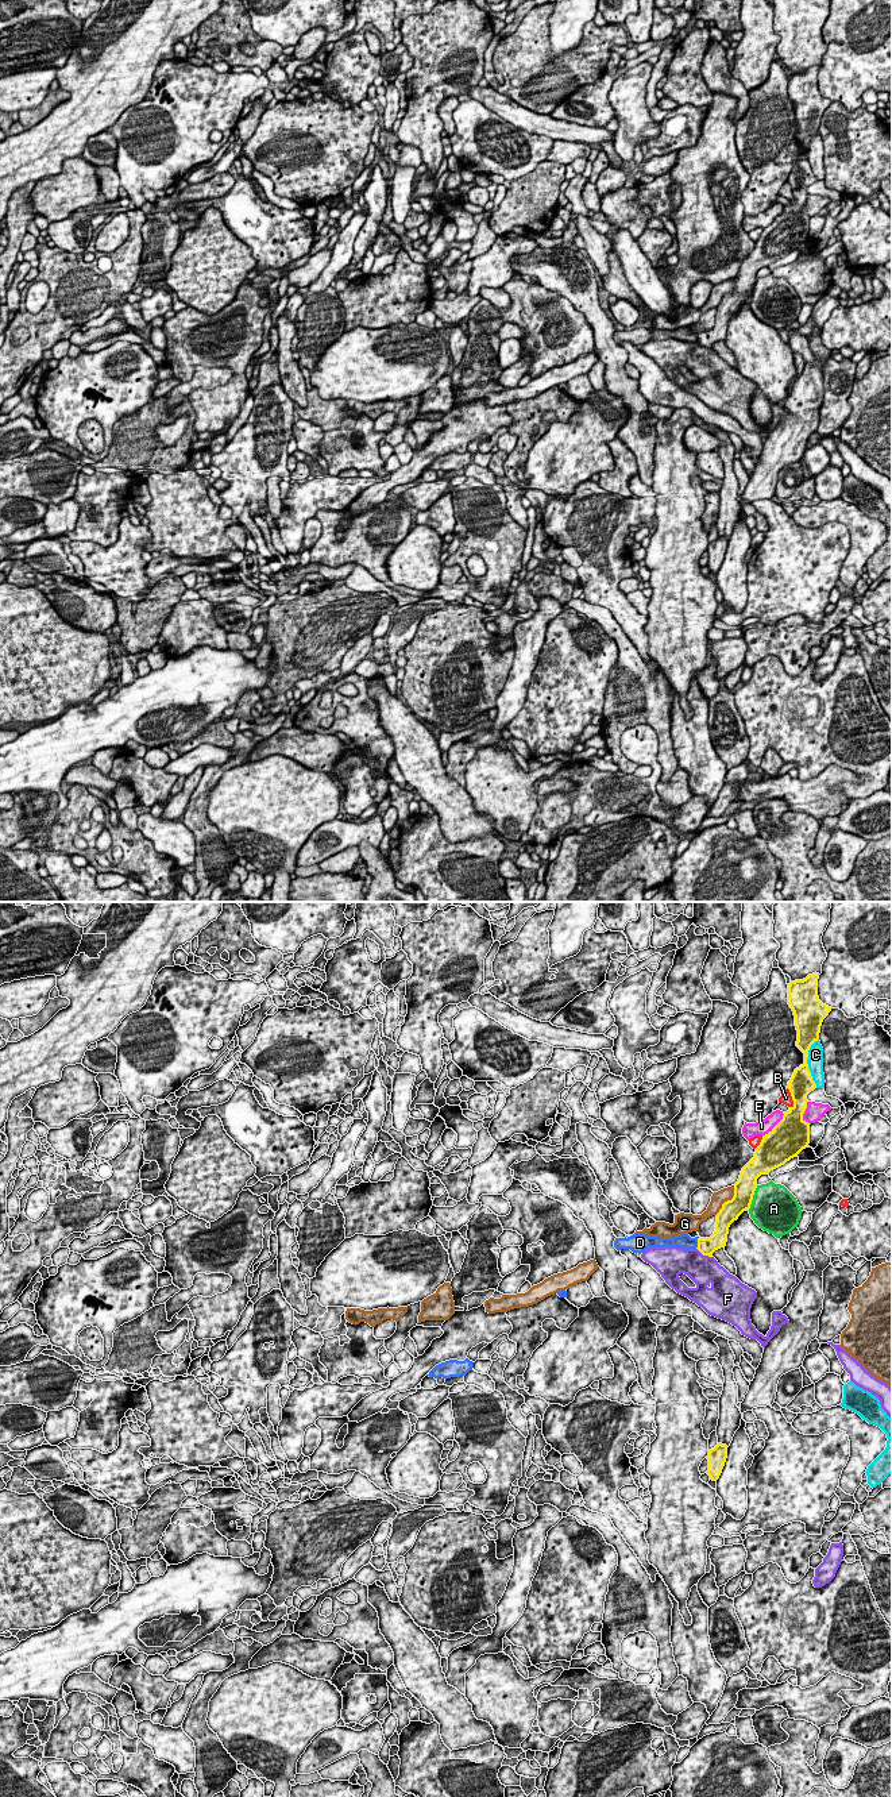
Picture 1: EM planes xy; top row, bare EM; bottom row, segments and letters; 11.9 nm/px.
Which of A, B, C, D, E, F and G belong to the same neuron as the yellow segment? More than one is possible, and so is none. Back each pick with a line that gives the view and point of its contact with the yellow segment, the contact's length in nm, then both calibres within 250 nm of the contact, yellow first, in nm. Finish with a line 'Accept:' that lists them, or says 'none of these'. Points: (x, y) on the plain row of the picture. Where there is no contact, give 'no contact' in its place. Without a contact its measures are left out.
Accept: none of these

